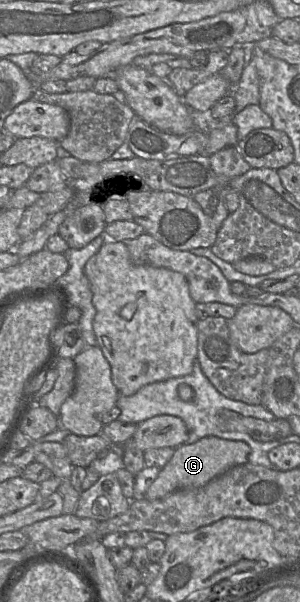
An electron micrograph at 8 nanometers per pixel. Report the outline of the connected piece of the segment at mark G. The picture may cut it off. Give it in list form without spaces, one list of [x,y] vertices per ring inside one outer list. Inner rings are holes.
[[[216,436],[201,438],[193,444],[182,444],[175,448],[172,458],[160,470],[143,497],[152,501],[177,490],[202,487],[230,468],[249,462],[250,452],[250,446],[244,441],[233,441]]]

